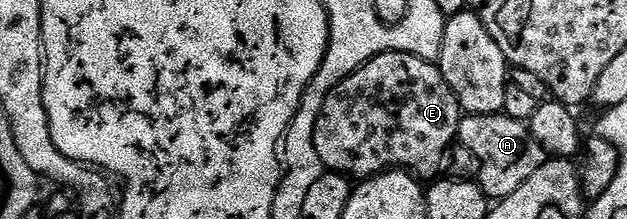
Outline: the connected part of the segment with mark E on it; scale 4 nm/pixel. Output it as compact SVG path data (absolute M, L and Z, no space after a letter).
M384 52L330 90L313 131L313 145L322 165L346 178L368 178L390 170L404 170L429 182L442 175L462 119L461 103L434 61L419 58L413 52Z

